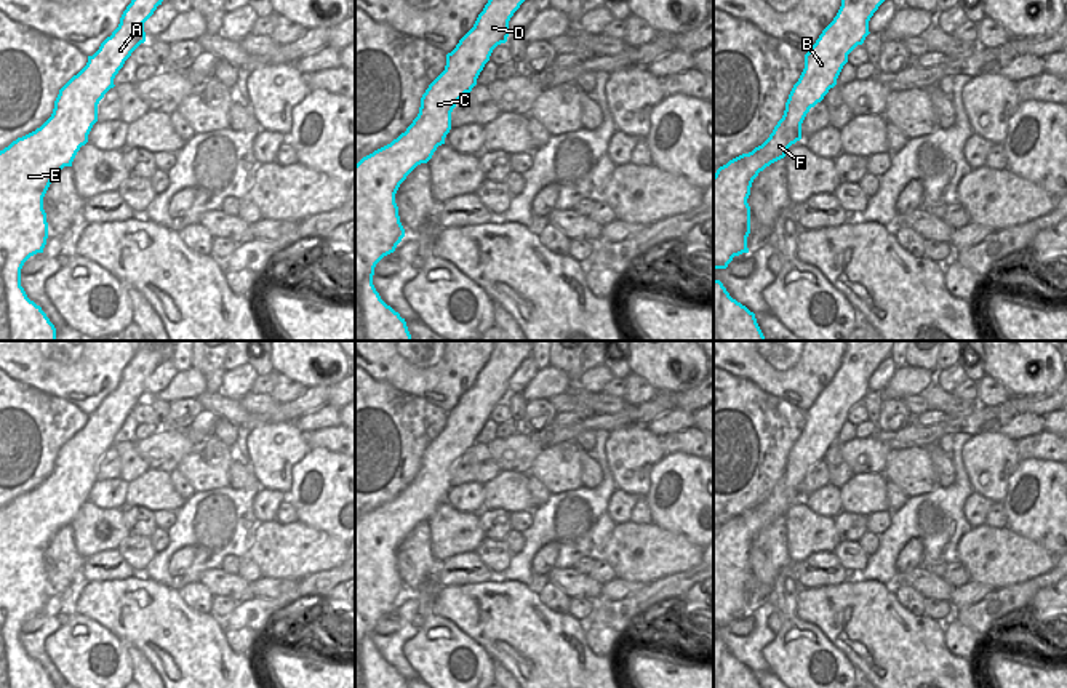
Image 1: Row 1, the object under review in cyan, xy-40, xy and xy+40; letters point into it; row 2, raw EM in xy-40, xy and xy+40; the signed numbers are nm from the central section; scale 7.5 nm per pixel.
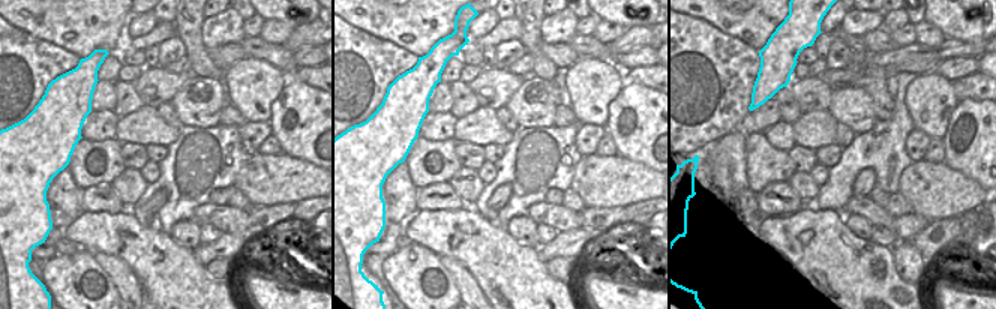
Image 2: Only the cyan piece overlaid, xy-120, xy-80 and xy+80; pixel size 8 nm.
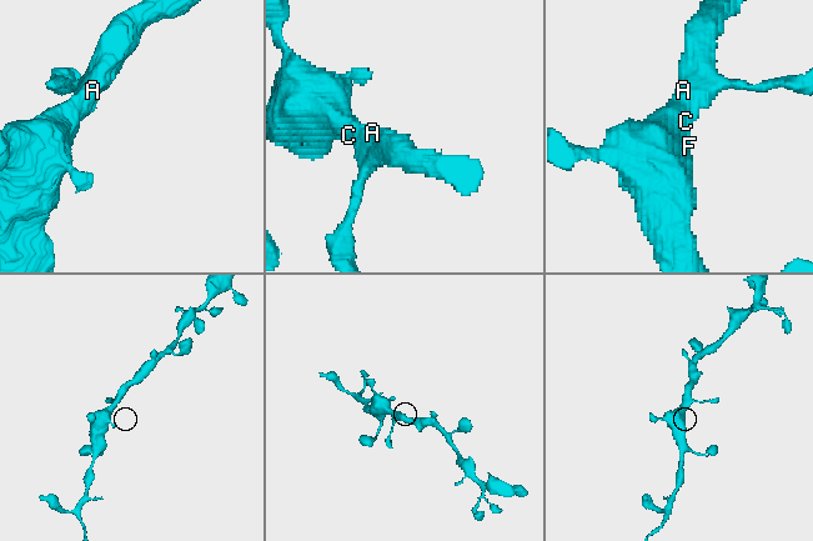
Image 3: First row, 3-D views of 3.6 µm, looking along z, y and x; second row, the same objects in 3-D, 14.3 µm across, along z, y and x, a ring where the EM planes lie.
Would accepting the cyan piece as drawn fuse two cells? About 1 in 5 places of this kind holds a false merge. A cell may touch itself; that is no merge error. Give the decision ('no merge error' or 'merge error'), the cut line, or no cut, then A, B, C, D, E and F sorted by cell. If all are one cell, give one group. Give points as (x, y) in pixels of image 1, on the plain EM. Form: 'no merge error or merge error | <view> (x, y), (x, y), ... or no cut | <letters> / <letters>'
no merge error | no cut | A B C D E F

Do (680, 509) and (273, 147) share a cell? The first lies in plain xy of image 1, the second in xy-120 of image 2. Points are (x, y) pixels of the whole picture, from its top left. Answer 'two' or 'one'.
two

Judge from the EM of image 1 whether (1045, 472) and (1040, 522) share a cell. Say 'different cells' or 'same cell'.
same cell

